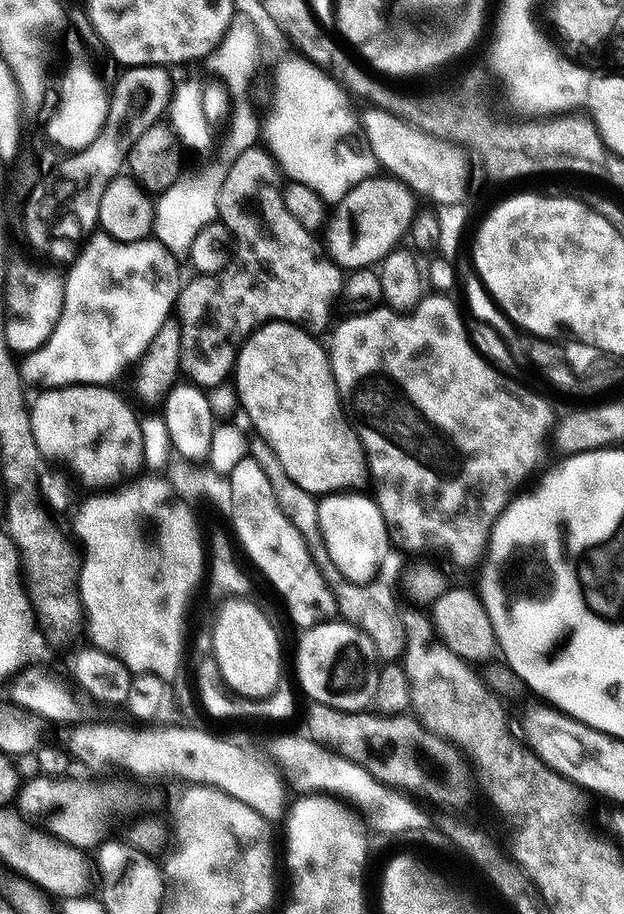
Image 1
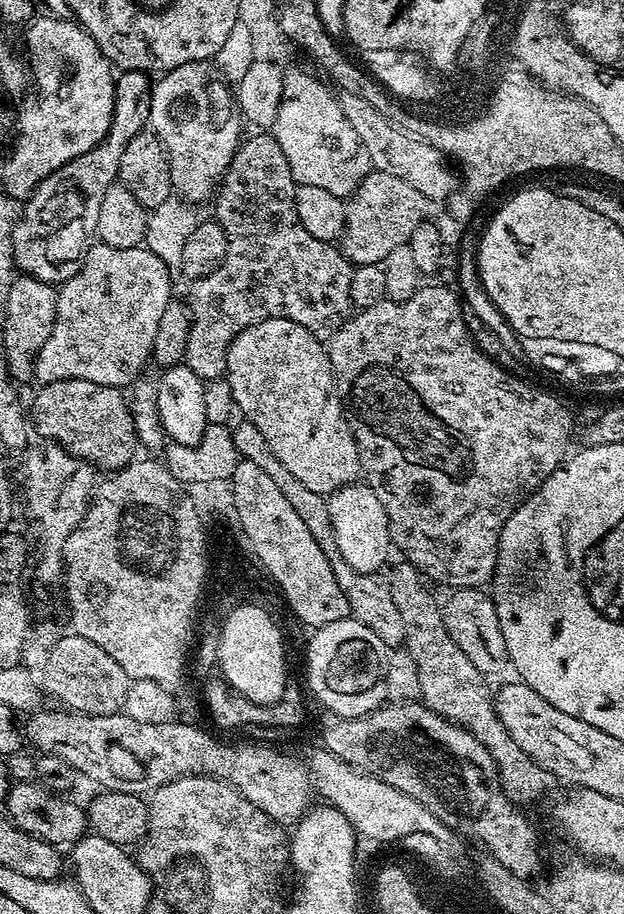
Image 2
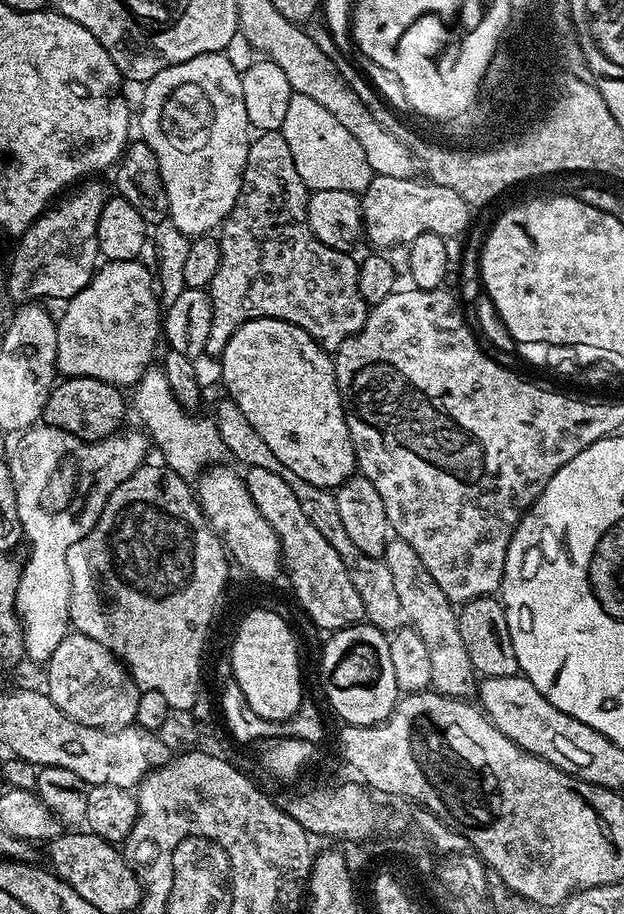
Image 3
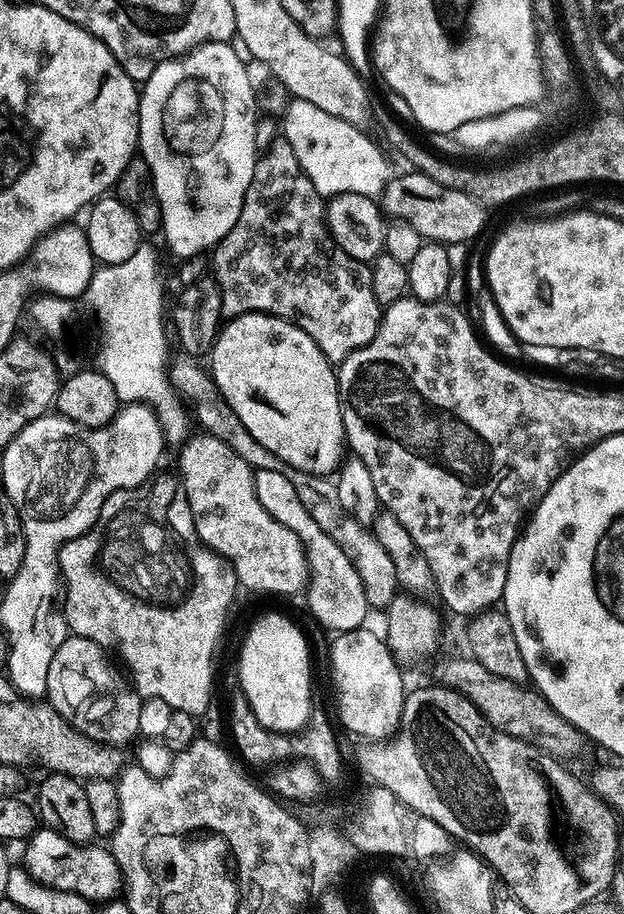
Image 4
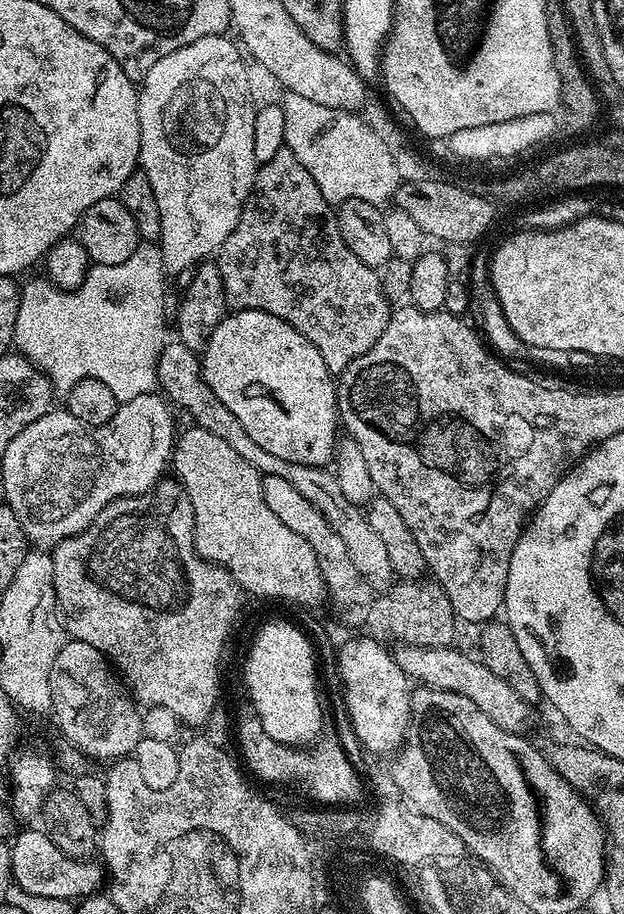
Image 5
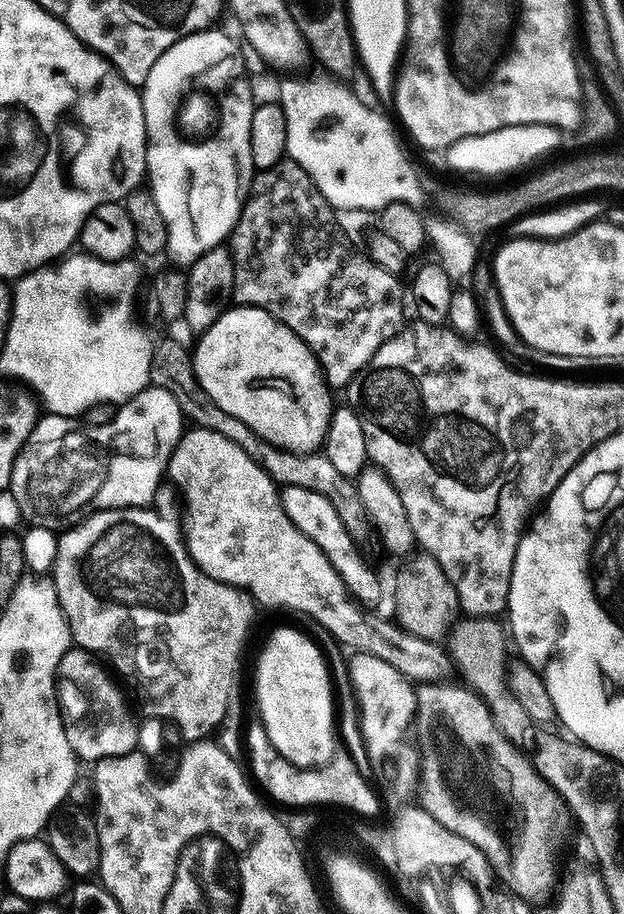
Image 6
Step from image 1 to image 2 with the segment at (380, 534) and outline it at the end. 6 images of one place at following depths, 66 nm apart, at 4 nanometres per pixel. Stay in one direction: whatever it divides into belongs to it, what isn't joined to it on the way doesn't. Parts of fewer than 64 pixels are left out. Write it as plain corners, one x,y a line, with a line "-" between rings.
357,482
347,488
339,488
327,497
330,526
334,530
334,542
338,546
339,559
344,560
356,572
379,573
379,568
388,560
388,519
382,502
367,483

